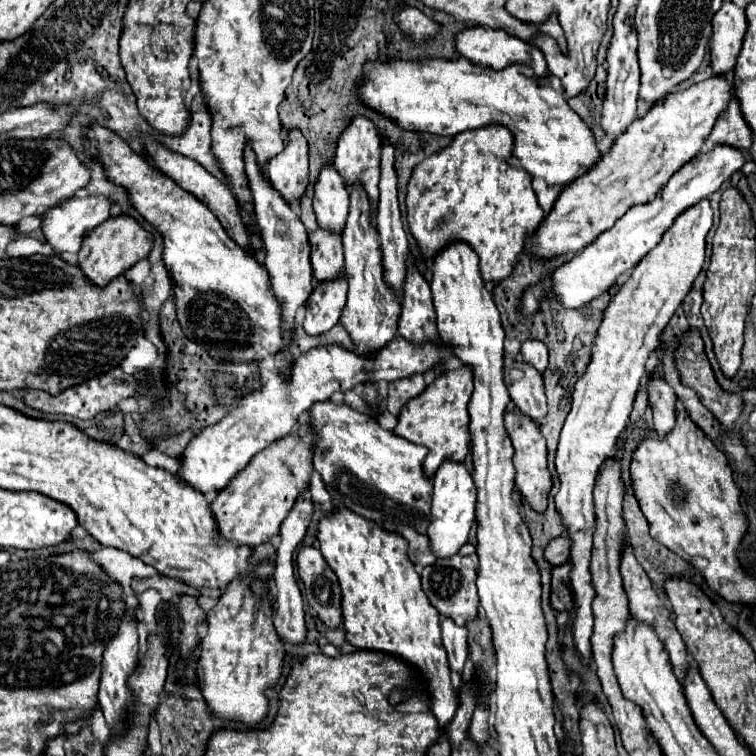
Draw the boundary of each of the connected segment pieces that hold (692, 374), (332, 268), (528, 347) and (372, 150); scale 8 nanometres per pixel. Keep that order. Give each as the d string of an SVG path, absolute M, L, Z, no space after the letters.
M691 330L685 334L683 342L693 352L693 360L677 358L677 366L681 372L681 382L689 388L697 390L701 402L713 412L713 416L723 424L725 430L735 428L735 420L741 416L743 410L743 398L739 394L731 394L719 386L715 380L713 368L707 360L703 340L697 330Z
M317 228L309 232L311 242L311 266L319 282L331 280L343 272L343 246L341 236Z
M527 340L521 346L521 356L525 362L533 364L539 372L543 372L547 368L547 346L541 340Z
M355 116L349 126L345 128L345 132L339 136L337 142L337 152L333 158L333 166L339 170L339 174L343 176L345 184L351 186L353 180L361 182L371 198L371 208L377 208L377 198L379 198L379 152L381 152L381 138L379 132L375 128L375 124L371 124L371 120L367 116Z

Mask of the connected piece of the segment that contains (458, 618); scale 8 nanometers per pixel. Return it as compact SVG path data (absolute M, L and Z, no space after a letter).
M477 554L471 556L449 556L449 558L439 558L435 564L425 566L421 580L423 580L423 592L427 594L429 602L445 616L451 616L455 624L467 626L469 620L477 618L477 606L479 606L479 596L477 596L477 568L479 560Z

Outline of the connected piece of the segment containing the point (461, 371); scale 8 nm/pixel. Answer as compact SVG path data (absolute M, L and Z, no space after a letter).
M461 366L457 370L445 370L429 386L425 384L423 374L413 374L413 376L389 382L387 410L393 416L399 414L399 424L395 426L393 432L397 436L413 442L413 444L423 444L423 446L429 448L429 456L423 462L423 470L429 476L435 474L435 470L439 468L439 464L445 458L465 460L465 456L469 454L469 414L467 414L467 404L469 404L471 392L473 392L473 380L471 380L473 374L471 372L473 370L469 370L469 366Z

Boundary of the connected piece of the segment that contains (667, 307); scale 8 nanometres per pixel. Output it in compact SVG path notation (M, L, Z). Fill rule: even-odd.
M701 200L677 216L673 226L667 228L661 242L649 250L643 260L633 268L631 276L621 284L617 294L611 298L597 336L591 348L591 362L587 364L585 374L577 380L571 400L571 410L565 418L561 440L557 448L555 468L561 480L561 488L555 496L555 504L563 516L563 524L569 530L573 540L571 544L571 590L575 594L577 618L573 622L573 634L577 650L583 660L591 656L589 636L593 632L593 614L591 602L595 590L591 586L589 560L591 544L595 532L595 508L593 508L593 488L601 464L615 454L617 438L627 426L631 406L639 384L647 372L645 364L649 354L661 344L661 332L687 296L693 280L699 276L705 262L705 238L713 226L713 208L709 200Z

